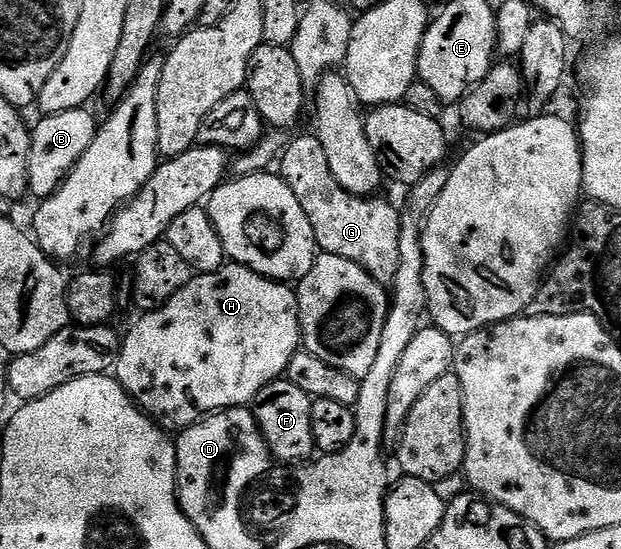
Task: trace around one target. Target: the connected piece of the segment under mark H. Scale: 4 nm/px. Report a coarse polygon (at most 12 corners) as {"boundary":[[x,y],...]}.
{"boundary":[[197,274],[115,377],[166,431],[245,408],[302,349],[297,291]]}

